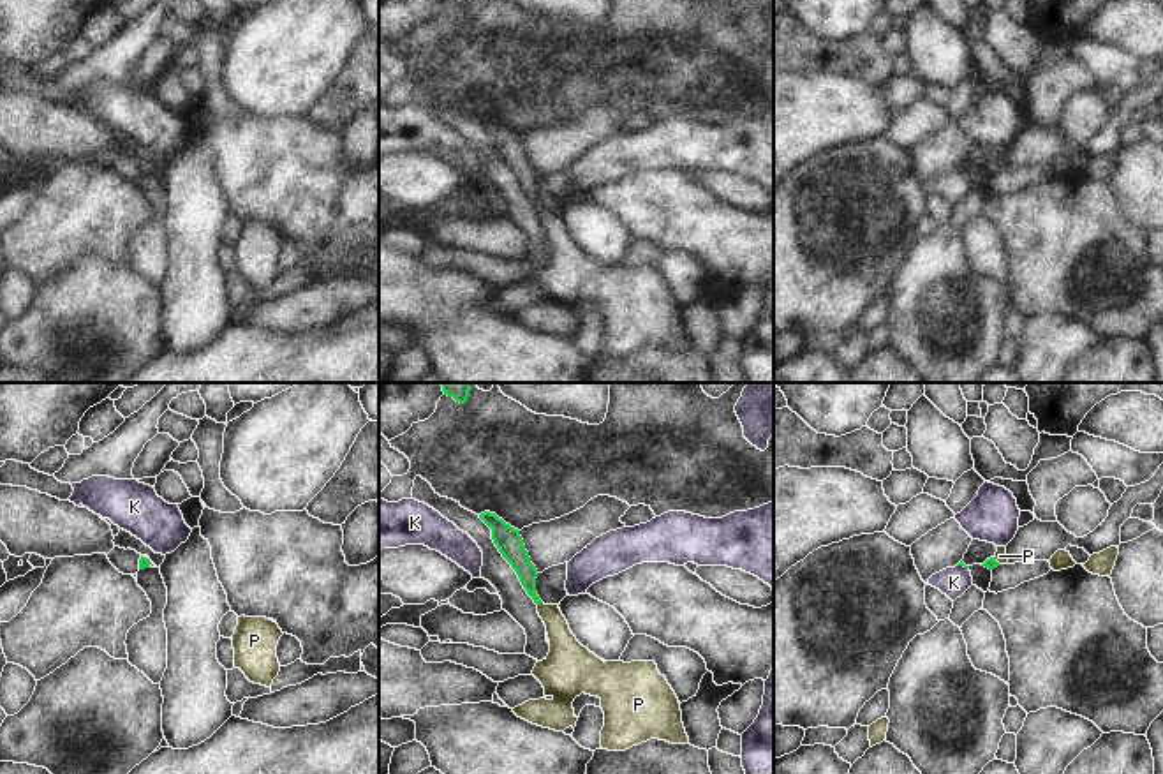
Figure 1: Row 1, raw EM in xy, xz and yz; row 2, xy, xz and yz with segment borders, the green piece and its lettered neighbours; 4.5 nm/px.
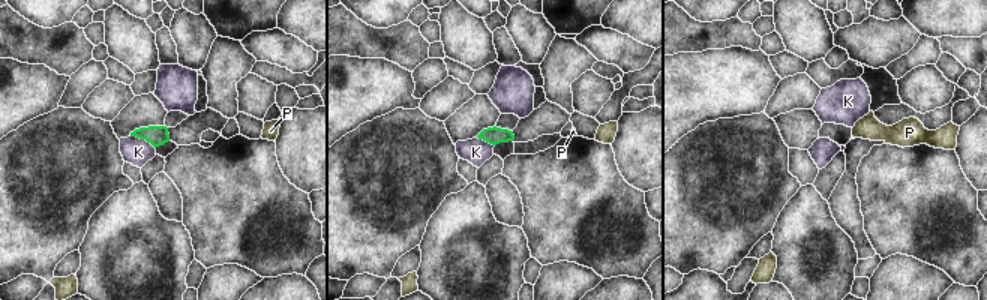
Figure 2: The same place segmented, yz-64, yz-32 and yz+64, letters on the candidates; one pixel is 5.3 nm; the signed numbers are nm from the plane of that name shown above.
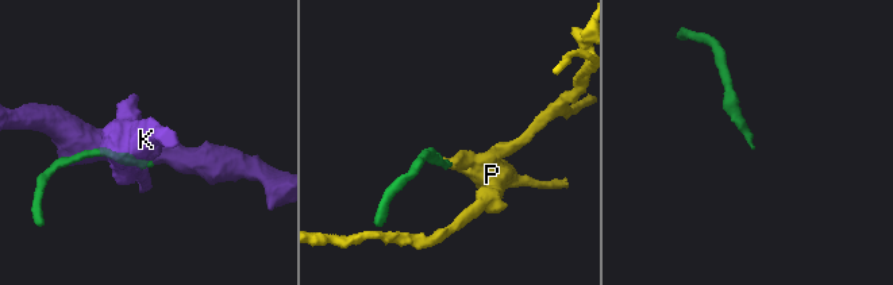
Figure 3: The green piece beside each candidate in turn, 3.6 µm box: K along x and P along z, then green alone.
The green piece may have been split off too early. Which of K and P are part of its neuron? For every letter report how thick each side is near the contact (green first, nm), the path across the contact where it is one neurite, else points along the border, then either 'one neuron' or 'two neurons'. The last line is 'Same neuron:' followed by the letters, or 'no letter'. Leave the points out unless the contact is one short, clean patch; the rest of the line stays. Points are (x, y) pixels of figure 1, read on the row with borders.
K: calibres 20 and 140 nm; border yz (957, 565), (968, 568); two neurons
P: calibres 100 and 150 nm; way xz (517, 556), (540, 603), (554, 619), (566, 651); one neuron
Same neuron: P

